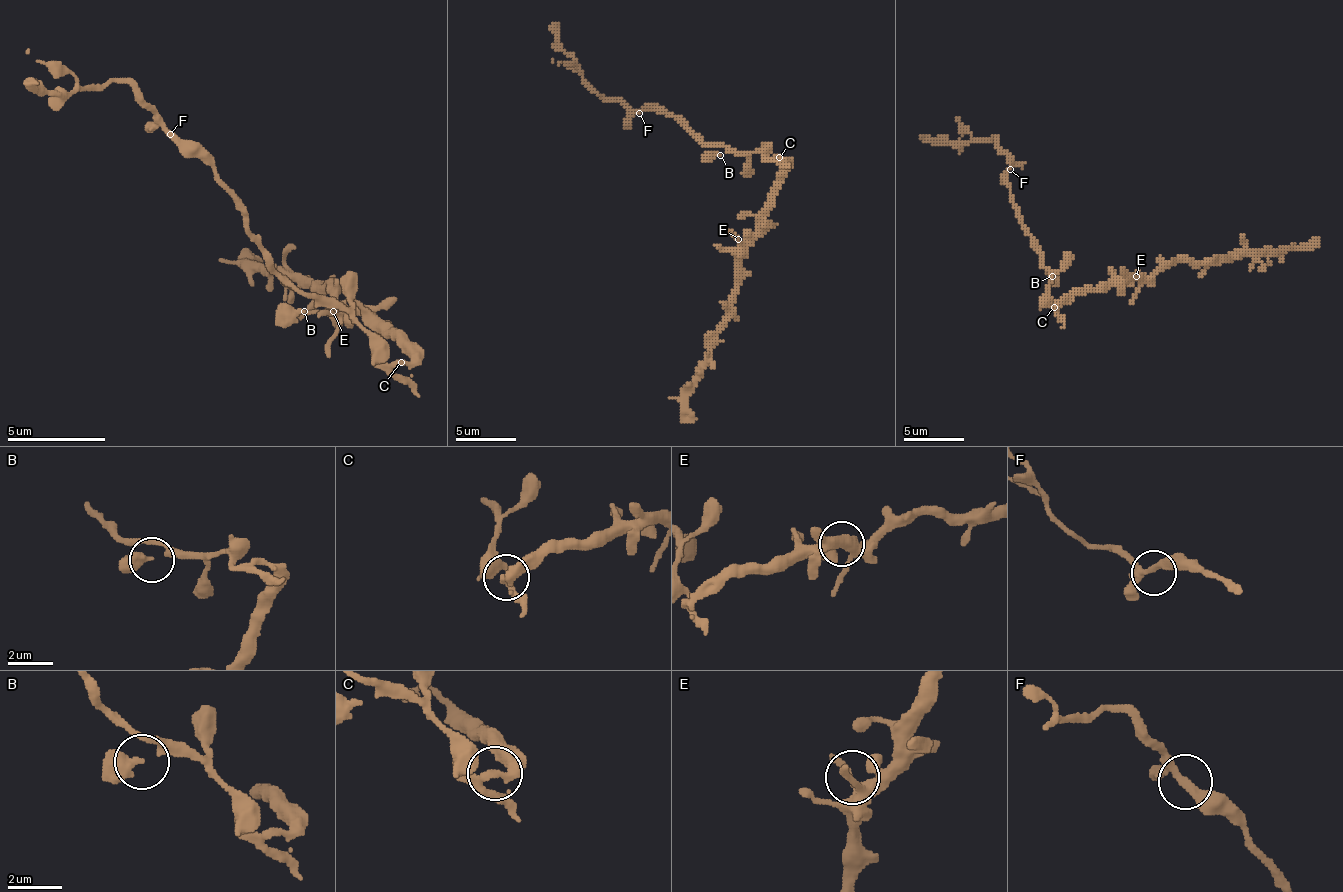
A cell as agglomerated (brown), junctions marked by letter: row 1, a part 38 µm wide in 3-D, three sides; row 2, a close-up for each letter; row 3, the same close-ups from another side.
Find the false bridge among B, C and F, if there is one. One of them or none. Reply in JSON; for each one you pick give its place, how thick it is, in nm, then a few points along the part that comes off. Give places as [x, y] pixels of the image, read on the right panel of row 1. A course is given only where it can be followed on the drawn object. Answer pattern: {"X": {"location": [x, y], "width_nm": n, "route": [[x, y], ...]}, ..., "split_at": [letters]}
{"C": {"location": [1054, 307], "width_nm": 260, "route": [[1055, 306], [1076, 294], [1151, 279], [1178, 261], [1262, 255], [1310, 246], [1319, 237]]}, "split_at": ["C"]}

